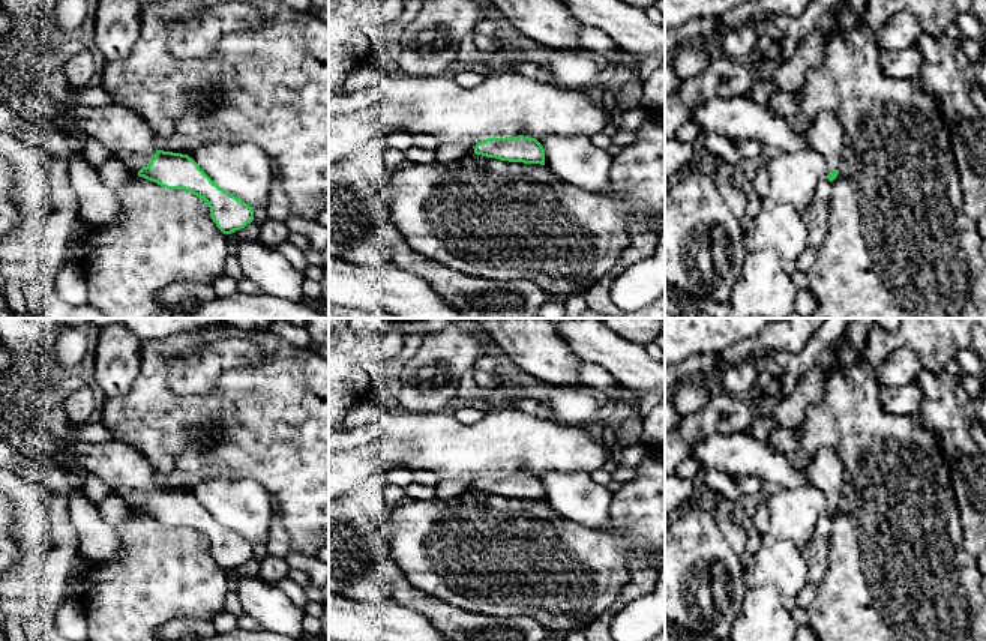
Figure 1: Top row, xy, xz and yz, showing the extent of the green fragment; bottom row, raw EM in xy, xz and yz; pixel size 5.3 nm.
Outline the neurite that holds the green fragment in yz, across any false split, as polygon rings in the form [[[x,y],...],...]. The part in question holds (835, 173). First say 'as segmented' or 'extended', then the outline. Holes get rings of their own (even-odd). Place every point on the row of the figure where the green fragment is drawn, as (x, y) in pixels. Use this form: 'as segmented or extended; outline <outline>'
extended; outline [[[821,111],[806,129],[807,146],[821,153],[827,162],[827,179],[833,182],[839,174],[845,134],[836,114]]]

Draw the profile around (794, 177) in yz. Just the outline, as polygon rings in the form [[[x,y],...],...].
[[[810,147],[792,153],[770,153],[765,158],[770,198],[774,204],[789,204],[800,215],[815,198],[816,186],[827,177],[824,156]]]

